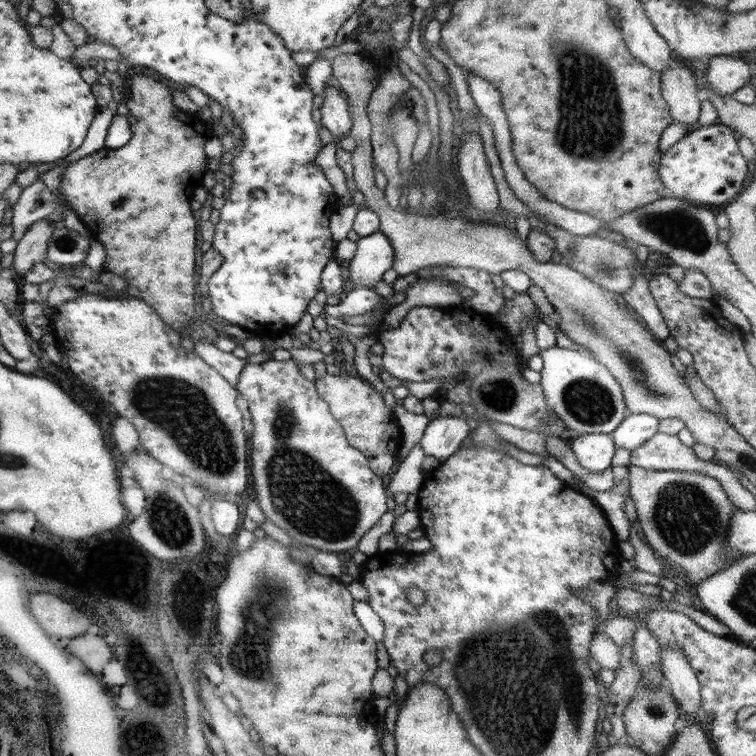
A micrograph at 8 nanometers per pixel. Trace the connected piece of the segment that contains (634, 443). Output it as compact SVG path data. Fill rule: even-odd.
M626 414L625 418L610 433L614 446L635 451L647 443L658 430L658 418L650 414Z

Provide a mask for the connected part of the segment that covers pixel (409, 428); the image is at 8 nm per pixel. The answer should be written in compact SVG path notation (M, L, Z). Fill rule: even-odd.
M399 403L393 409L392 415L397 421L401 436L400 446L397 450L397 460L401 462L407 452L420 442L426 424L430 420L423 413L413 414L412 412L407 412Z

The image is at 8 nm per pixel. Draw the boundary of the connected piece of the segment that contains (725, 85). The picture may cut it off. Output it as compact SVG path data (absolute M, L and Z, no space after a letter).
M747 56L710 57L704 84L719 96L731 96L748 82L752 74L751 64L751 58Z

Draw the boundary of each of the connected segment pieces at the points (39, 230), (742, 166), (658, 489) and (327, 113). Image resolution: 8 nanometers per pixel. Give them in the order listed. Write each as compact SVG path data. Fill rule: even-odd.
M45 219L34 222L17 241L11 267L15 270L17 280L30 270L34 264L43 263L47 254L47 241L54 224Z
M719 122L688 132L660 154L657 166L659 181L671 192L671 196L687 200L697 207L729 203L741 193L747 174L746 160L737 149L737 138L730 128Z
M629 465L626 481L648 546L659 556L679 564L687 572L684 578L688 583L697 585L742 557L725 549L729 518L737 508L717 480L695 471L655 471Z
M329 81L325 83L322 91L323 104L320 108L320 121L331 136L341 137L349 133L351 128L351 118L349 116L349 106L346 98L340 94L337 85Z

